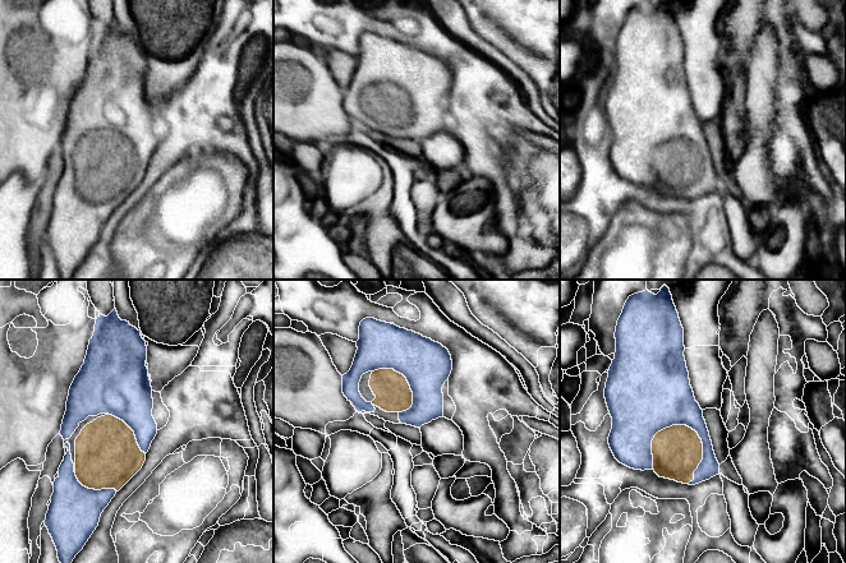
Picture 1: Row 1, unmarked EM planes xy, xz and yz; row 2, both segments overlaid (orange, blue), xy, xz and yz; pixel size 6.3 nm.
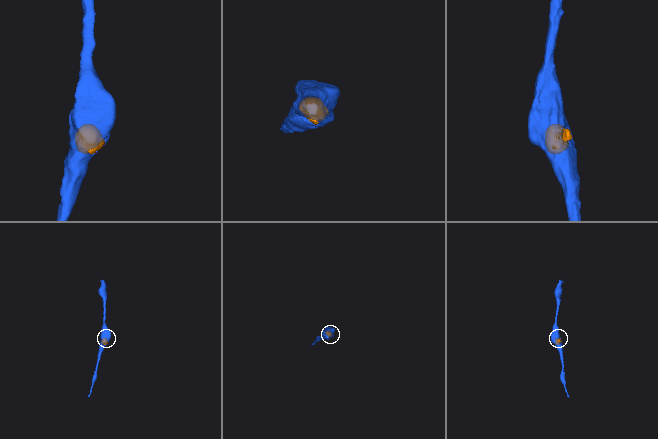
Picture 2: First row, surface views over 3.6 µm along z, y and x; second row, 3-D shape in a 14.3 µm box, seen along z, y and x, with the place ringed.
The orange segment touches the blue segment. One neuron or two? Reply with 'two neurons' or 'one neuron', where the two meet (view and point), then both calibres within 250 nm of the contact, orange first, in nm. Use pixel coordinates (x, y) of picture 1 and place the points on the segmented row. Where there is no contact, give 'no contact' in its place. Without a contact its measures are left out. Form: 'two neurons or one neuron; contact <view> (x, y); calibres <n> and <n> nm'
one neuron; contact yz (702, 446); calibres 320 and 180 nm

